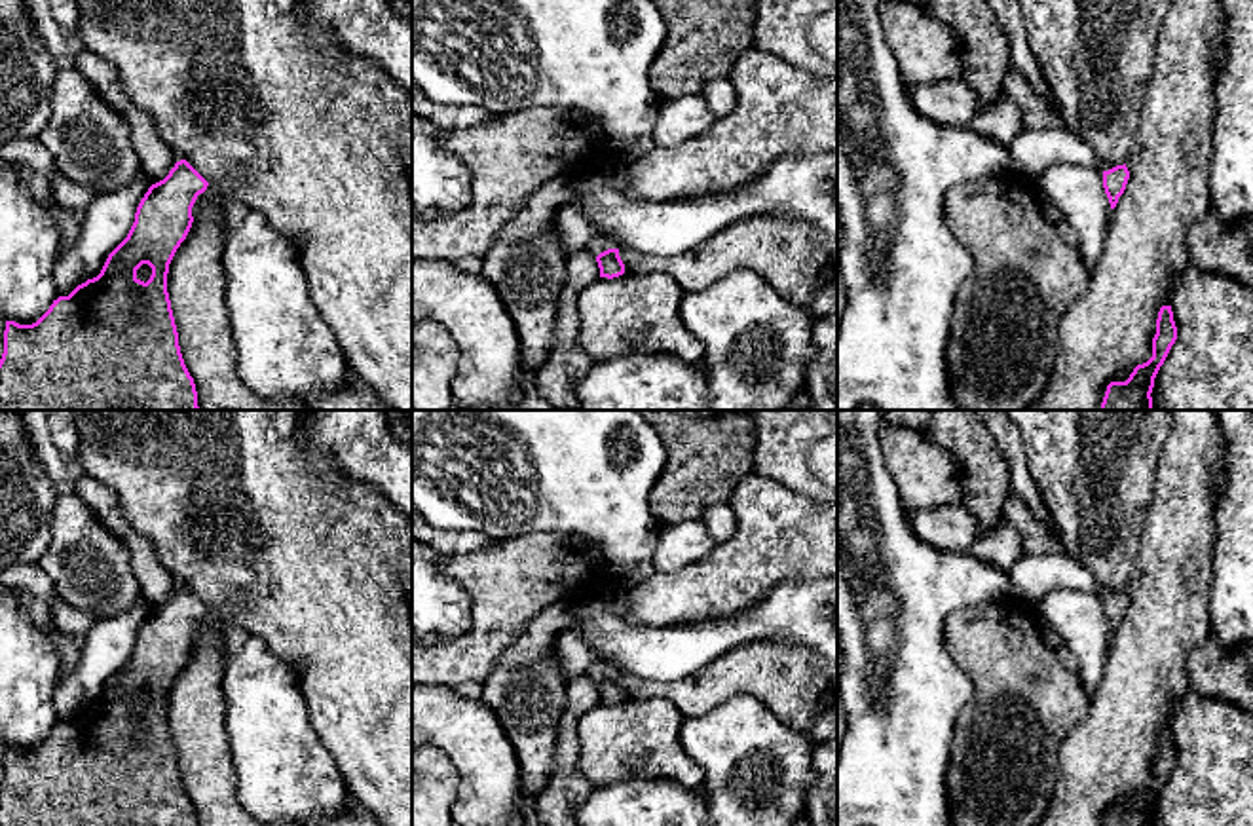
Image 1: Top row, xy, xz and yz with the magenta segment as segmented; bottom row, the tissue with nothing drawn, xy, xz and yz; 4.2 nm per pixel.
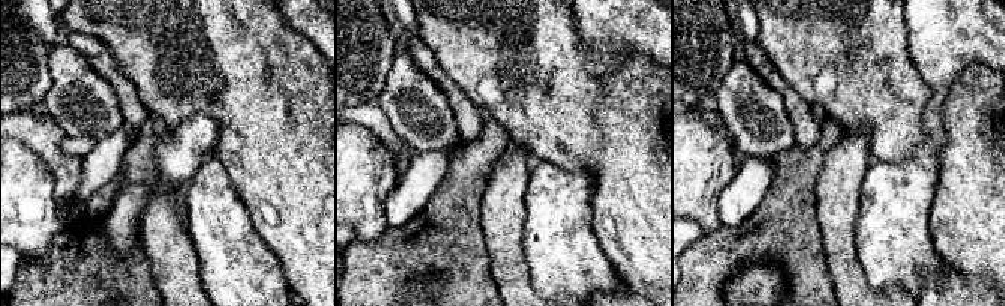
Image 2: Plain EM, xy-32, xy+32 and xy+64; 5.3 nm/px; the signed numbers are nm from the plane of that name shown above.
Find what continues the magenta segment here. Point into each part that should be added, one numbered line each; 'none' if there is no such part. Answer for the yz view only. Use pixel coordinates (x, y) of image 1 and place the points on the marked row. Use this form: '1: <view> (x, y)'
none

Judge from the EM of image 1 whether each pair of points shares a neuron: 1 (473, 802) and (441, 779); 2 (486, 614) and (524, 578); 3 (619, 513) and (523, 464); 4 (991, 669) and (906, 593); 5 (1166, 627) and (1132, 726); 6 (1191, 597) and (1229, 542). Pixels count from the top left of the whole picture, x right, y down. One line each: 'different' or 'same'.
1: different
2: same
3: same
4: different
5: same
6: different

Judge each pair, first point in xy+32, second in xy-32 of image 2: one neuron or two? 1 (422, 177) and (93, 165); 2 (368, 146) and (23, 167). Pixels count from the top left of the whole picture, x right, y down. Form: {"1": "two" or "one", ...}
{"1": "one", "2": "one"}

